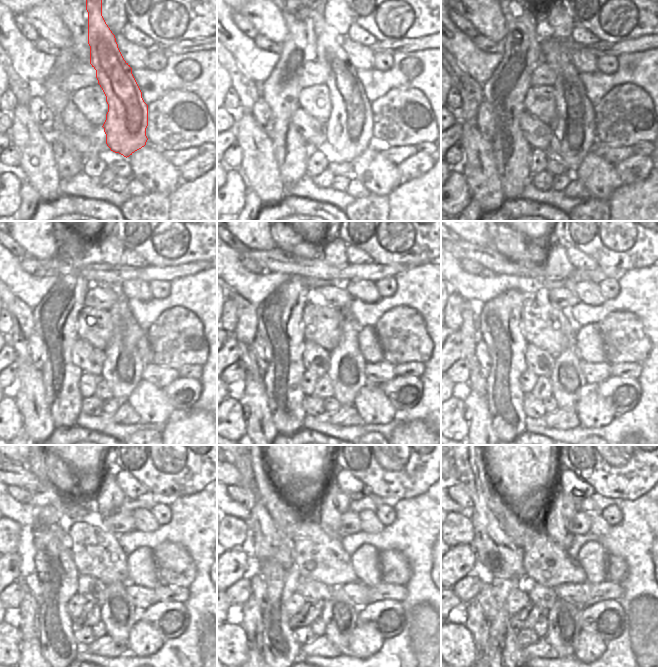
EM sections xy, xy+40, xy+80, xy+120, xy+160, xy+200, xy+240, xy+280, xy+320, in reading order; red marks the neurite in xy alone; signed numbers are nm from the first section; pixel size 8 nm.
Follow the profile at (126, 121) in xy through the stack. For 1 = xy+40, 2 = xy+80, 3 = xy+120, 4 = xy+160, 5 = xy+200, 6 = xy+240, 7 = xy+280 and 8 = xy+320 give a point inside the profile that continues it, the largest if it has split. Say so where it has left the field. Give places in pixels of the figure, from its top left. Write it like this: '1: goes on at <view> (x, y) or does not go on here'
1: goes on at xy+40 (349, 127)
2: goes on at xy+80 (573, 130)
3: goes on at xy+120 (123, 367)
4: goes on at xy+160 (346, 371)
5: goes on at xy+200 (567, 379)
6: goes on at xy+240 (117, 612)
7: goes on at xy+280 (340, 615)
8: goes on at xy+320 (563, 618)

